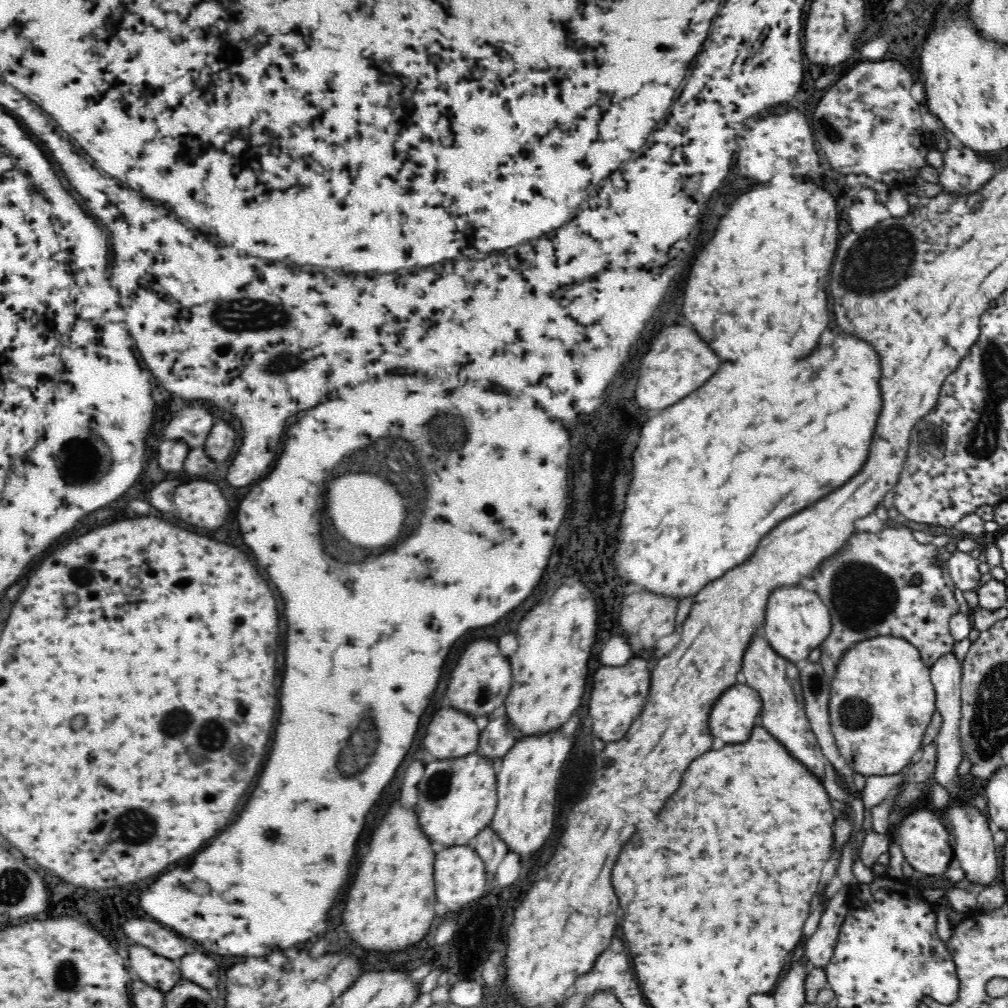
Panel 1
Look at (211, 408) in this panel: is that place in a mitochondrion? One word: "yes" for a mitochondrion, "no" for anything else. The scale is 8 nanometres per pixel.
no

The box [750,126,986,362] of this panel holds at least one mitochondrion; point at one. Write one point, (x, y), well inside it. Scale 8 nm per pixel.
(888, 256)

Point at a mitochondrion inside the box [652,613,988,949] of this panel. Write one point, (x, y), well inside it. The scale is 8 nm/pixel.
(855, 713)

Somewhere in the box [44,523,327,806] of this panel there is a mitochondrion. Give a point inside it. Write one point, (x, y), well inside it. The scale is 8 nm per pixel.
(210, 733)

